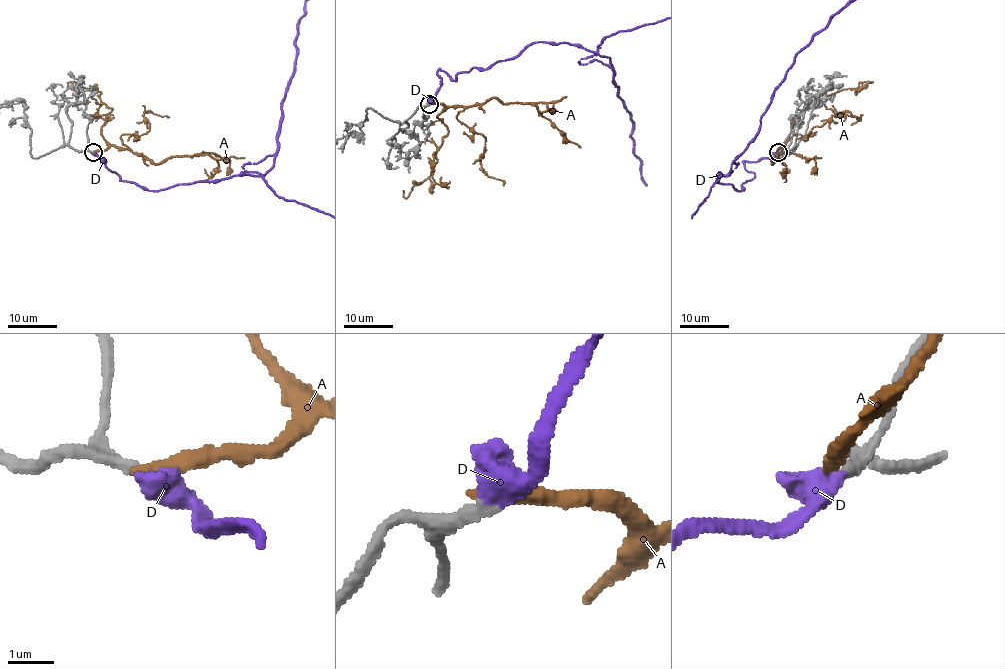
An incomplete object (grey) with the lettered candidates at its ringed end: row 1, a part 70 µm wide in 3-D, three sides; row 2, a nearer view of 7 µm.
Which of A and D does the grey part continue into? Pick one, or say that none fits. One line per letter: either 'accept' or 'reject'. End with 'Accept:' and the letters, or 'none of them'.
A: reject
D: accept
Accept: D

